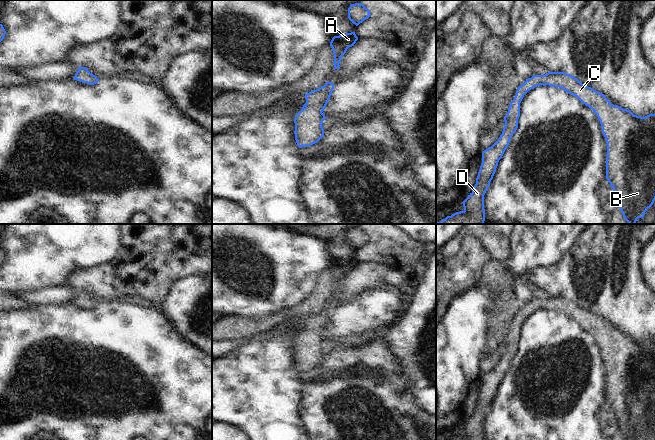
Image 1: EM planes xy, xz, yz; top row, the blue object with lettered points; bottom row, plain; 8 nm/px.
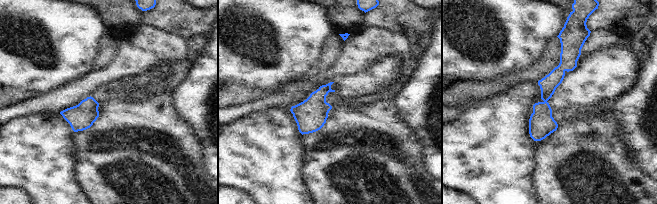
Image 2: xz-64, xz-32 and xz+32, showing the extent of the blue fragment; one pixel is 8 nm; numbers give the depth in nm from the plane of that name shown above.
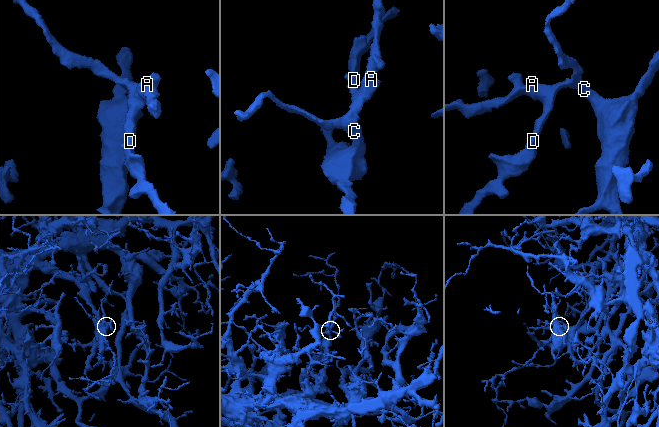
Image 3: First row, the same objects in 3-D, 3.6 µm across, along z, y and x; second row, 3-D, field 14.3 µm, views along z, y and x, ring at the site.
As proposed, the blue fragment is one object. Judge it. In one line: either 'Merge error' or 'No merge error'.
No merge error.

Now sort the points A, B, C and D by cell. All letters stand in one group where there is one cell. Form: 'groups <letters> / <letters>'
groups A B C D

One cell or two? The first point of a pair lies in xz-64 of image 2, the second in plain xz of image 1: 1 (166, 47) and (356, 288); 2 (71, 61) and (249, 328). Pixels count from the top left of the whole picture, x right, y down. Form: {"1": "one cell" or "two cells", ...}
{"1": "one cell", "2": "two cells"}

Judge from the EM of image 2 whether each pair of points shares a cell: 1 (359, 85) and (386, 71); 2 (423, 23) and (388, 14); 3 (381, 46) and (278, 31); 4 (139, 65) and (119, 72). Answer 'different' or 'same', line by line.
1: same
2: same
3: different
4: same

